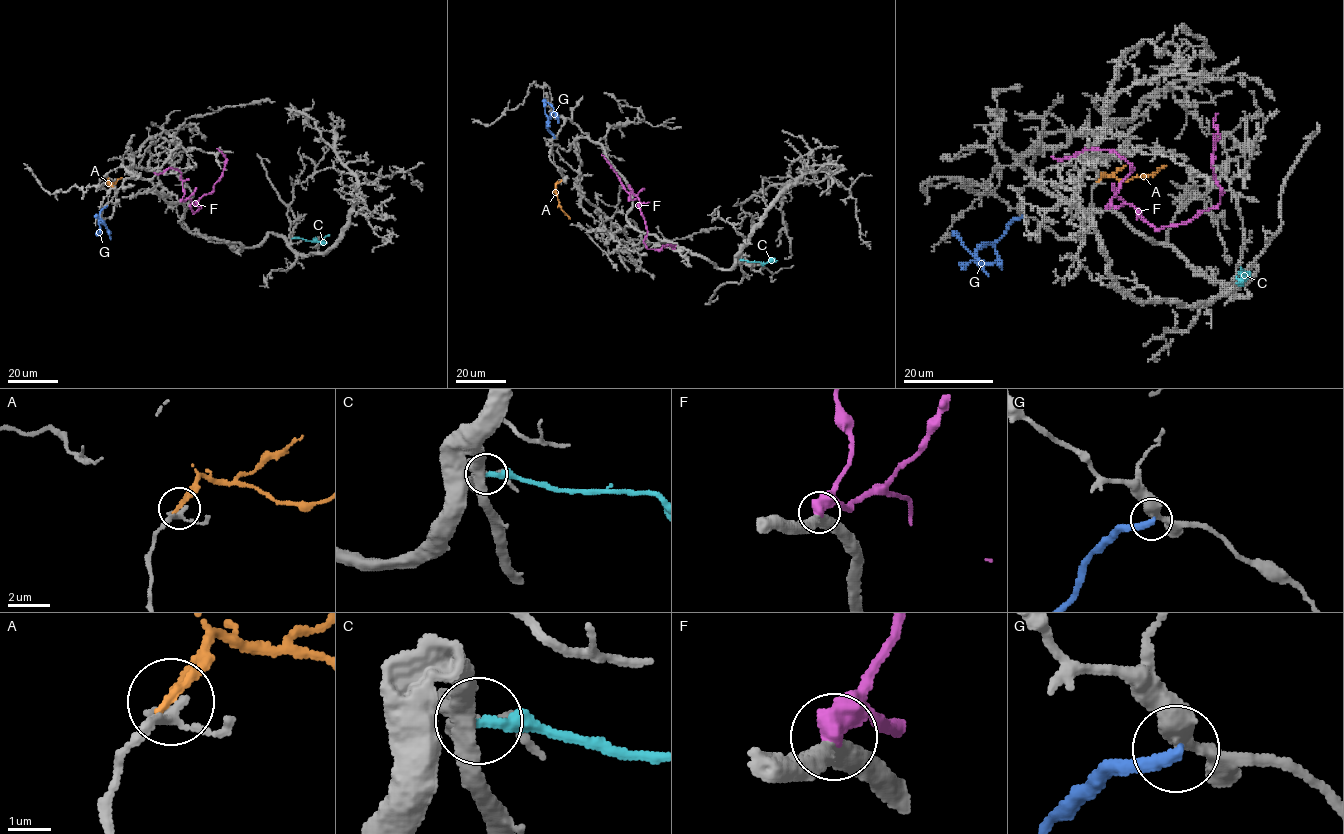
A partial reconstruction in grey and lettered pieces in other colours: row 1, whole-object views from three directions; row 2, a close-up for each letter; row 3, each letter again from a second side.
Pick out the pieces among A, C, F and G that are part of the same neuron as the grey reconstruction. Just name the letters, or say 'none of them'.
none of them

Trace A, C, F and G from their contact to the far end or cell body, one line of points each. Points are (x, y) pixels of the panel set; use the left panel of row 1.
A: (113, 186), (108, 183), (122, 177)
C: (291, 238), (322, 242), (329, 234)
F: (180, 201), (190, 199), (194, 212), (199, 209), (195, 202), (214, 190), (226, 159), (216, 148)
G: (106, 206), (100, 211), (98, 219), (106, 228), (95, 214)

